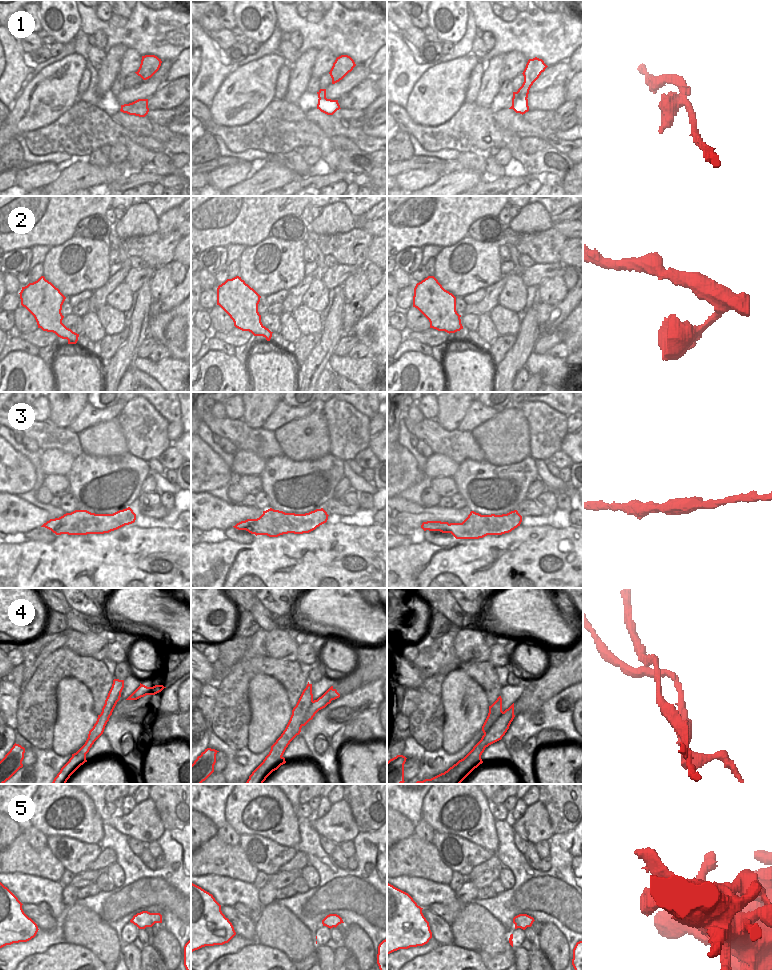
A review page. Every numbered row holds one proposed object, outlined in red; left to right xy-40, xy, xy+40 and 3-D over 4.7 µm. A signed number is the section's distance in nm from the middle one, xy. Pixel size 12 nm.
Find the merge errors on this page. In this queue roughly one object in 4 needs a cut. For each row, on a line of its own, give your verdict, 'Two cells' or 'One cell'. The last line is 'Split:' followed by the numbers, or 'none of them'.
1: Two cells
2: One cell
3: One cell
4: Two cells
5: One cell
Split: 1, 4.

